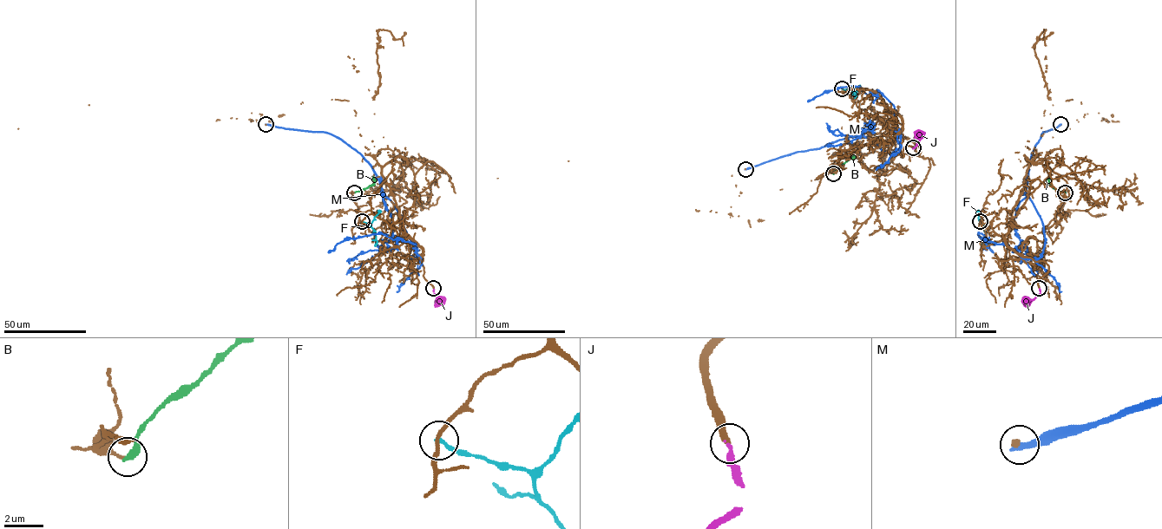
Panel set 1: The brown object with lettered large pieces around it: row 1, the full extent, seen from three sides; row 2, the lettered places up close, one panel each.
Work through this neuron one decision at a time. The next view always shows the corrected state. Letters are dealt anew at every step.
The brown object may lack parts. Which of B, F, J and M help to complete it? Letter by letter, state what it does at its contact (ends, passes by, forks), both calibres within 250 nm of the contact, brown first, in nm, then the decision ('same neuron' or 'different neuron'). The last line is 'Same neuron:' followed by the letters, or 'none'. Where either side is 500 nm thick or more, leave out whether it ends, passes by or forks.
B: it ends | 190/340 nm | different neuron
F: it ends | 180/200 nm | different neuron
J: it ends | 320/260 nm | same neuron
M: it ends | 220/320 nm | different neuron
Same neuron: J

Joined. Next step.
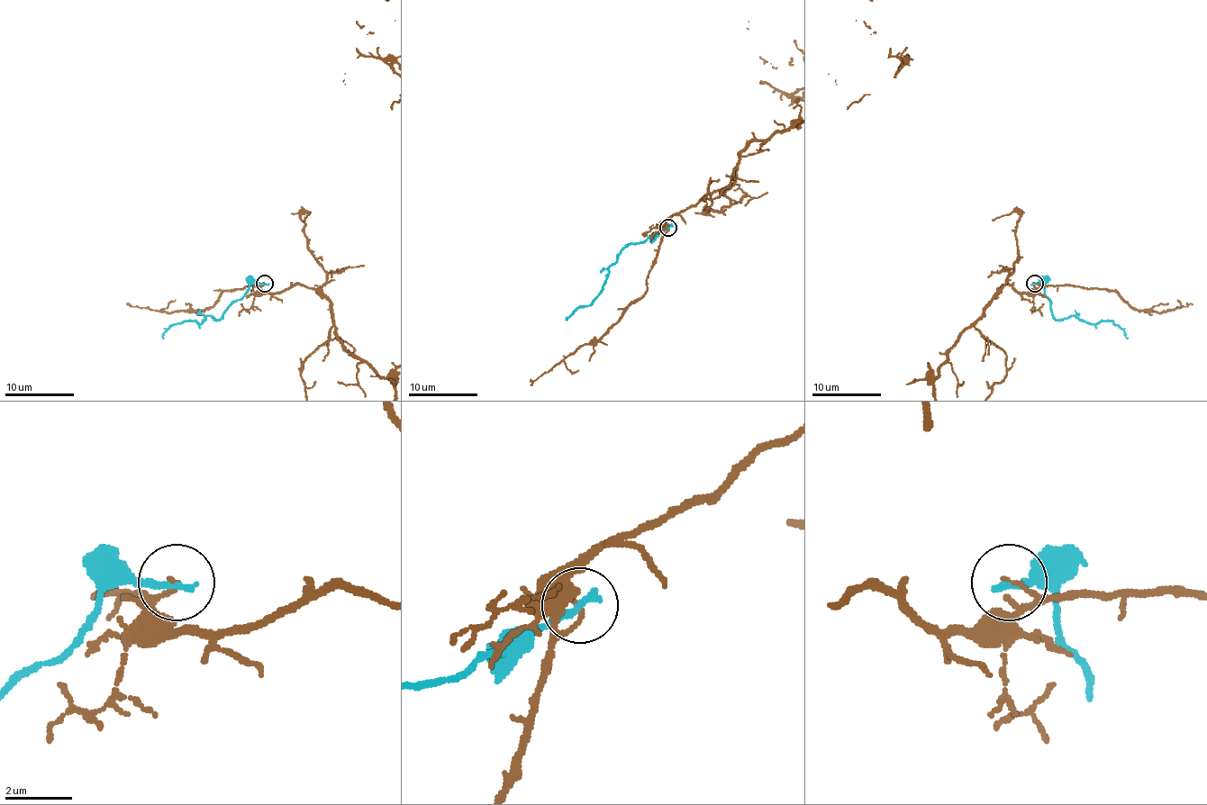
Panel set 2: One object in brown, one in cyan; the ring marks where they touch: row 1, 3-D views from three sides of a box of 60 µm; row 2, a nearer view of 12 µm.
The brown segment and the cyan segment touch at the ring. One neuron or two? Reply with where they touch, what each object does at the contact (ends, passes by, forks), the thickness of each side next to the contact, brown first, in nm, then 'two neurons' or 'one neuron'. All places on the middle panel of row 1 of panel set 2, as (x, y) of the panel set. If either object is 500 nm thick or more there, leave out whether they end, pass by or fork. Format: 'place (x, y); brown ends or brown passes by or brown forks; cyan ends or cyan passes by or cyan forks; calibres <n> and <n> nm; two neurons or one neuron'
place (668, 227); brown ends; cyan ends; calibres 130 and 260 nm; two neurons

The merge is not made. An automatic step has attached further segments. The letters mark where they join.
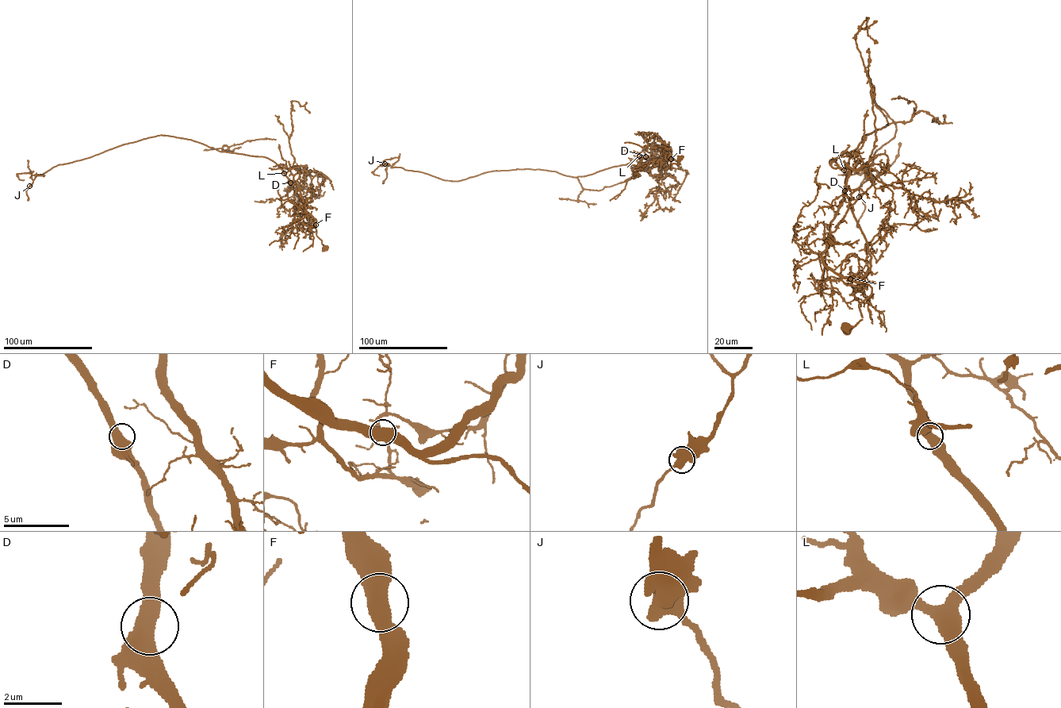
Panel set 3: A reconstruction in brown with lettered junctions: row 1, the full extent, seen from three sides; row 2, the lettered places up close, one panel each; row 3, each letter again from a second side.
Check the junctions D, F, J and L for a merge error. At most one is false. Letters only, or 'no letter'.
no letter

